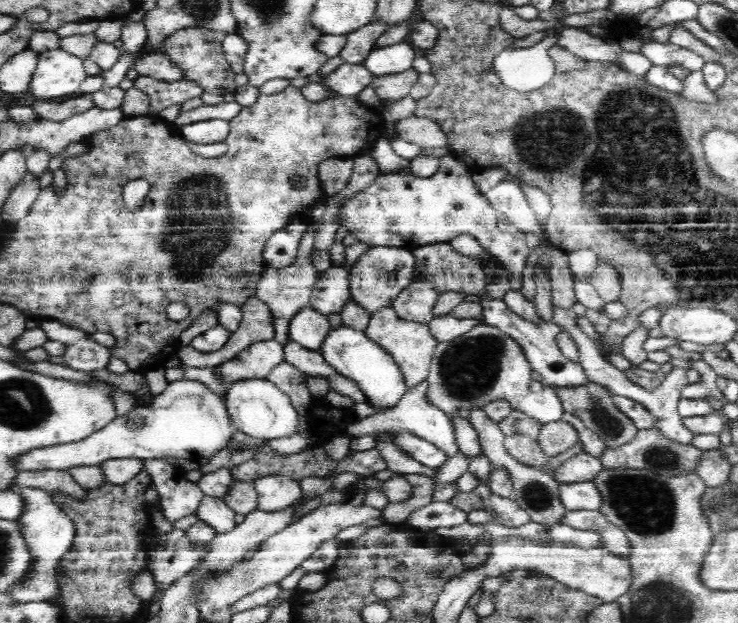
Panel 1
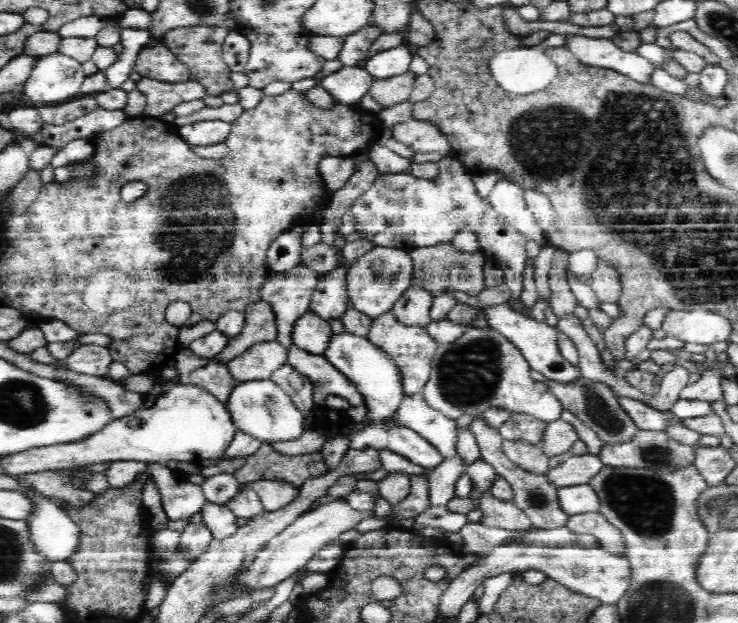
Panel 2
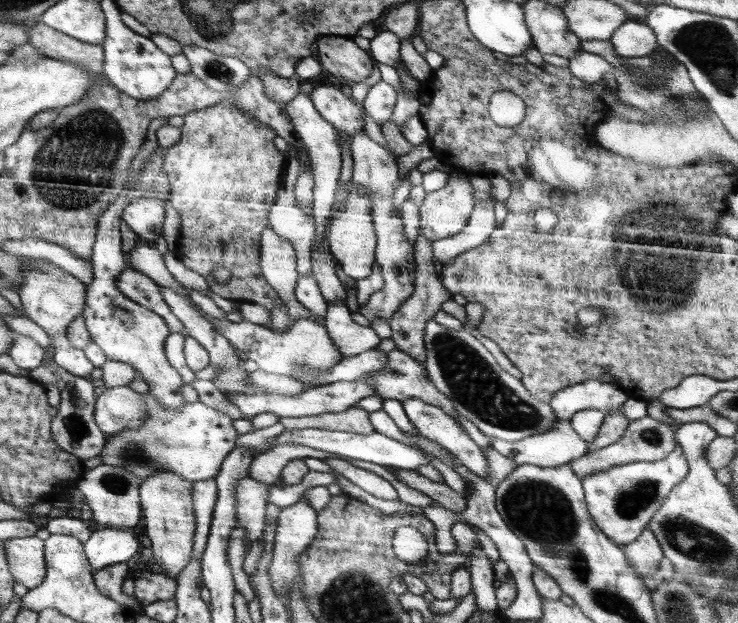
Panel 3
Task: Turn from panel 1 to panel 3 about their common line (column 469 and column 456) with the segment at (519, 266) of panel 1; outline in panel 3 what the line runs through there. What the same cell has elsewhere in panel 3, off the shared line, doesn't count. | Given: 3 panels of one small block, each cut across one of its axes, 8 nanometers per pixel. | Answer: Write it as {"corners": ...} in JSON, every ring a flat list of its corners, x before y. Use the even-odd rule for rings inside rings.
{"corners":[[454,167,448,175,446,185,434,192,426,193,422,205,419,207,419,232,429,241,440,240,462,231,468,223,468,218,475,205,475,190,470,184,470,175]]}

